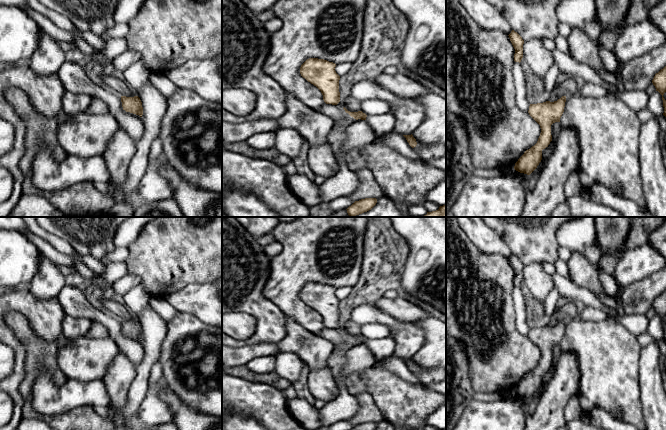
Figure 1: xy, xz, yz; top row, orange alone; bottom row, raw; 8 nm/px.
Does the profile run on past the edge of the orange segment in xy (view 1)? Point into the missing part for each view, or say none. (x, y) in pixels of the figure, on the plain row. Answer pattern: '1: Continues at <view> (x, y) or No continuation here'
1: No continuation here

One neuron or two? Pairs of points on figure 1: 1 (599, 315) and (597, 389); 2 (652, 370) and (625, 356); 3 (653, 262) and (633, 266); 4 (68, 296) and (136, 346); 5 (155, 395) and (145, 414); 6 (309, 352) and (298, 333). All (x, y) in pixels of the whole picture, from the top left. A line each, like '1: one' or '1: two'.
1: two
2: two
3: one
4: one
5: one
6: one

